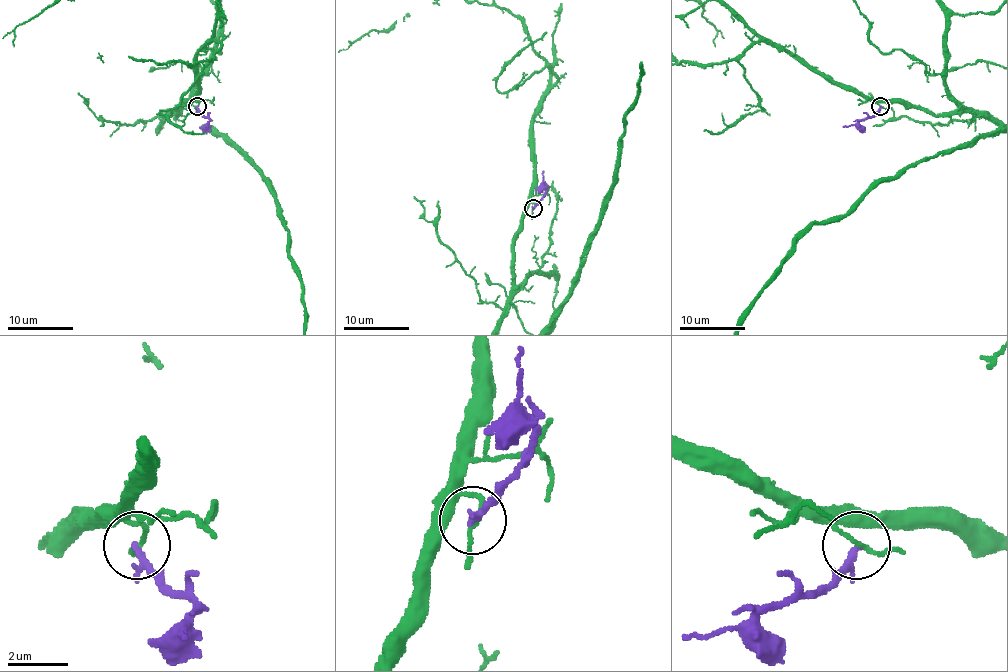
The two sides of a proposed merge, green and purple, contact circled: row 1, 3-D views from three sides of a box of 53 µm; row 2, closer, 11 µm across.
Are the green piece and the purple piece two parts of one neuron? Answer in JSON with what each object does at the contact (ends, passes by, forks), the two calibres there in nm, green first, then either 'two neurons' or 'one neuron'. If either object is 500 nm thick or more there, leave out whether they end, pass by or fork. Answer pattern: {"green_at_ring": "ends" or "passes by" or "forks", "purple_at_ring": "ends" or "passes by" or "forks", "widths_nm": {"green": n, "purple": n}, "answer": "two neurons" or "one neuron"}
{"green_at_ring": "passes by", "purple_at_ring": "ends", "widths_nm": {"green": 110, "purple": 260}, "answer": "two neurons"}

